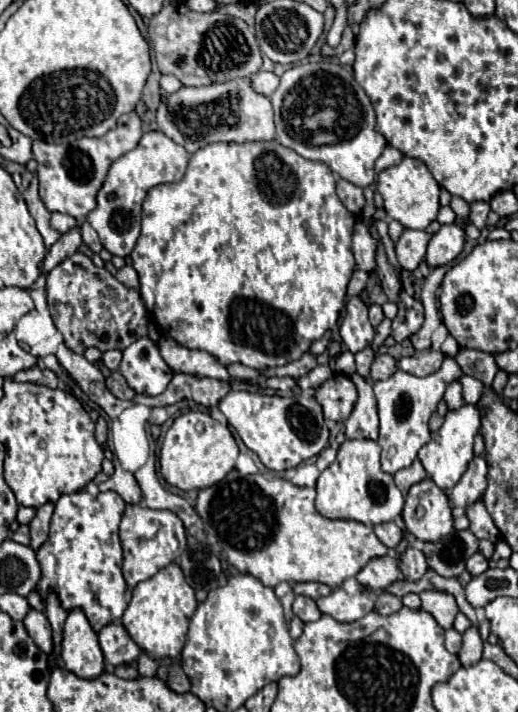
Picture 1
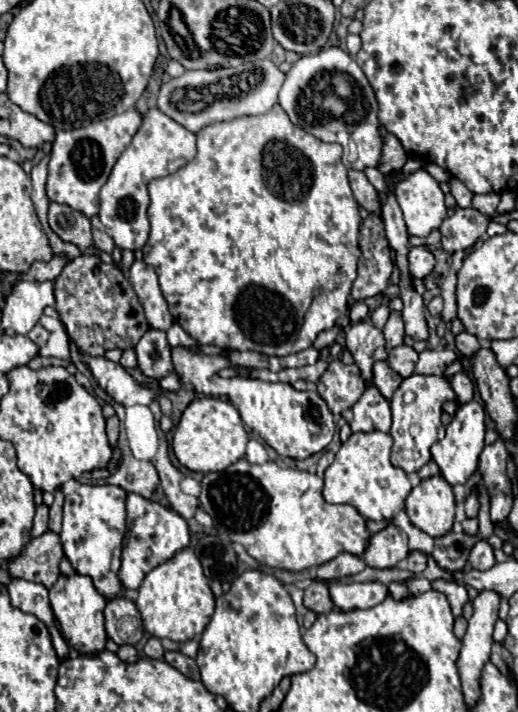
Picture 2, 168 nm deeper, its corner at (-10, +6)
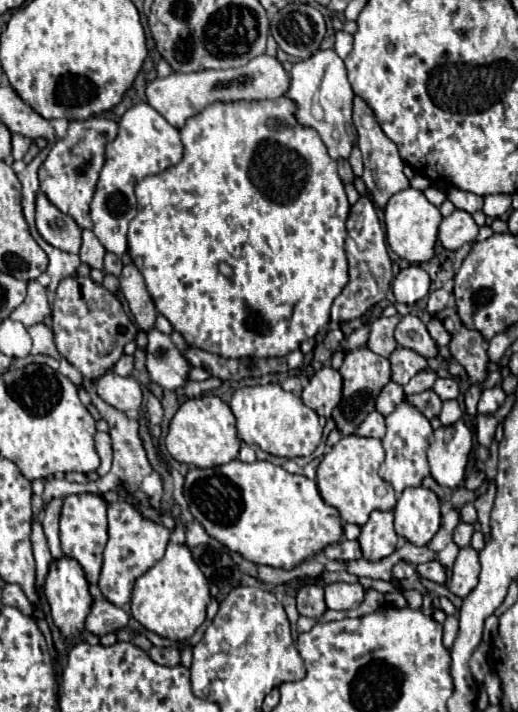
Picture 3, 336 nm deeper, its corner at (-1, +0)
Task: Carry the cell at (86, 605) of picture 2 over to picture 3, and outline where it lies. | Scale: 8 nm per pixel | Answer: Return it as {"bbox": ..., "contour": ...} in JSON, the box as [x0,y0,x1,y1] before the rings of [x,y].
{"bbox":[43,557,91,637],"contour":[[[61,557],[61,559],[51,561],[43,591],[45,591],[45,597],[51,605],[51,617],[65,637],[77,635],[85,627],[85,617],[89,615],[89,609],[91,609],[91,595],[89,595],[87,585],[89,583],[83,575],[83,569],[79,567],[79,563],[75,563],[75,559]]]}

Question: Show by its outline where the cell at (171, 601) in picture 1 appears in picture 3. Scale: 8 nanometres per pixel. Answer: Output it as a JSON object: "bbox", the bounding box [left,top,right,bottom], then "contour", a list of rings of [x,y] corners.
{"bbox":[131,543,211,641],"contour":[[[169,543],[167,553],[145,575],[135,581],[131,597],[131,615],[149,631],[171,641],[189,639],[205,621],[205,609],[211,601],[209,583],[199,571],[187,545]]]}

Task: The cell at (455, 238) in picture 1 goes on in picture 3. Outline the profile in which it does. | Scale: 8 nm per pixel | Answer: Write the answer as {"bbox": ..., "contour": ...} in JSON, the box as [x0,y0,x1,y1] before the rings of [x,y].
{"bbox":[439,211,477,251],"contour":[[[455,211],[449,217],[443,219],[441,227],[439,227],[439,241],[443,243],[445,249],[449,251],[457,251],[461,245],[475,241],[477,237],[477,223],[473,221],[473,217],[467,211]]]}

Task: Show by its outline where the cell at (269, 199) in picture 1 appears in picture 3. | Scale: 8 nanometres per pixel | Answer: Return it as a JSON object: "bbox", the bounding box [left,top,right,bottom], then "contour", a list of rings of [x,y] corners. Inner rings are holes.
{"bbox":[129,97,349,357],"contour":[[[287,97],[265,99],[265,101],[239,101],[239,103],[211,103],[197,115],[189,117],[181,129],[181,141],[185,147],[183,159],[165,169],[159,175],[149,175],[141,179],[135,187],[137,195],[137,215],[129,223],[129,255],[133,265],[145,277],[149,295],[161,315],[165,315],[173,329],[183,335],[187,345],[199,347],[203,351],[223,355],[223,357],[283,357],[299,345],[315,337],[321,327],[329,323],[329,311],[333,299],[347,285],[347,257],[345,257],[345,219],[349,215],[349,201],[343,189],[343,181],[337,173],[337,161],[329,157],[319,133],[311,127],[303,127],[295,119],[295,101]],[[229,263],[233,277],[219,273],[217,265]]]}

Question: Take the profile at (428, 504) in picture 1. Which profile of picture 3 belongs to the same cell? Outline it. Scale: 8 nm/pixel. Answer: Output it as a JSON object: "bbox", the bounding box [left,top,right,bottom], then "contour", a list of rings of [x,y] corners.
{"bbox":[393,489,441,547],"contour":[[[405,489],[393,509],[397,535],[417,547],[427,545],[441,527],[439,507],[439,499],[431,489]]]}

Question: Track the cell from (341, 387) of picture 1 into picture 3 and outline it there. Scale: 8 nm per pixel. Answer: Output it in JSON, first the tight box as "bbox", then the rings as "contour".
{"bbox":[301,367,343,417],"contour":[[[323,367],[309,379],[309,383],[301,393],[301,399],[319,417],[329,417],[331,411],[341,401],[341,391],[343,391],[343,379],[339,371],[331,367]]]}

